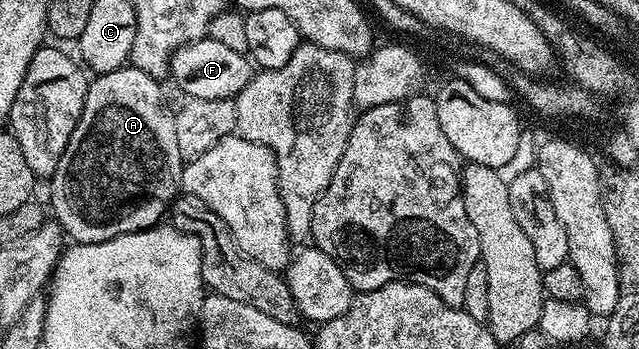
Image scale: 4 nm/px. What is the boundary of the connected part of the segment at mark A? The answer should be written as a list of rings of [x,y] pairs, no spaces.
[[[132,64],[100,74],[88,85],[77,128],[73,128],[65,156],[61,156],[61,164],[57,164],[49,179],[50,213],[72,243],[104,242],[122,234],[150,230],[164,221],[171,203],[180,193],[185,160],[181,148],[177,148],[175,115],[172,107],[167,107],[159,85],[160,79]]]

